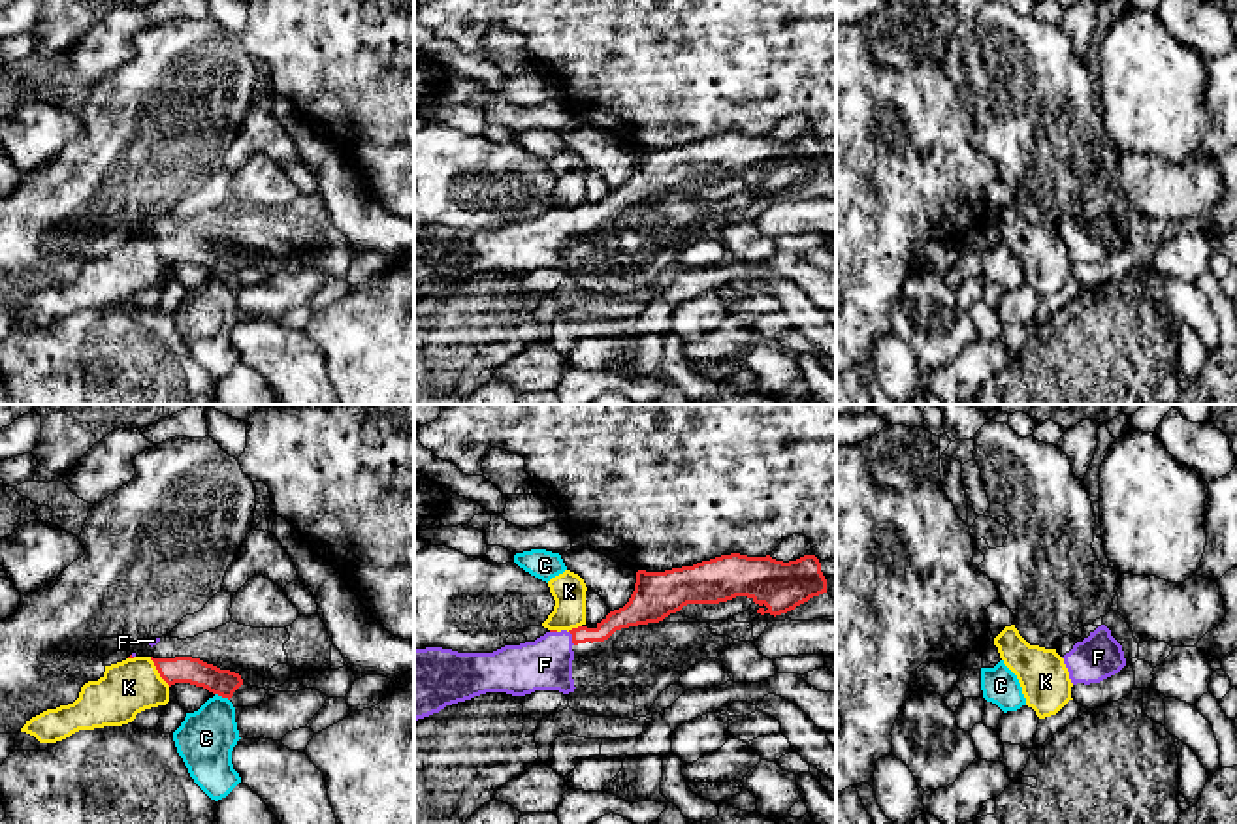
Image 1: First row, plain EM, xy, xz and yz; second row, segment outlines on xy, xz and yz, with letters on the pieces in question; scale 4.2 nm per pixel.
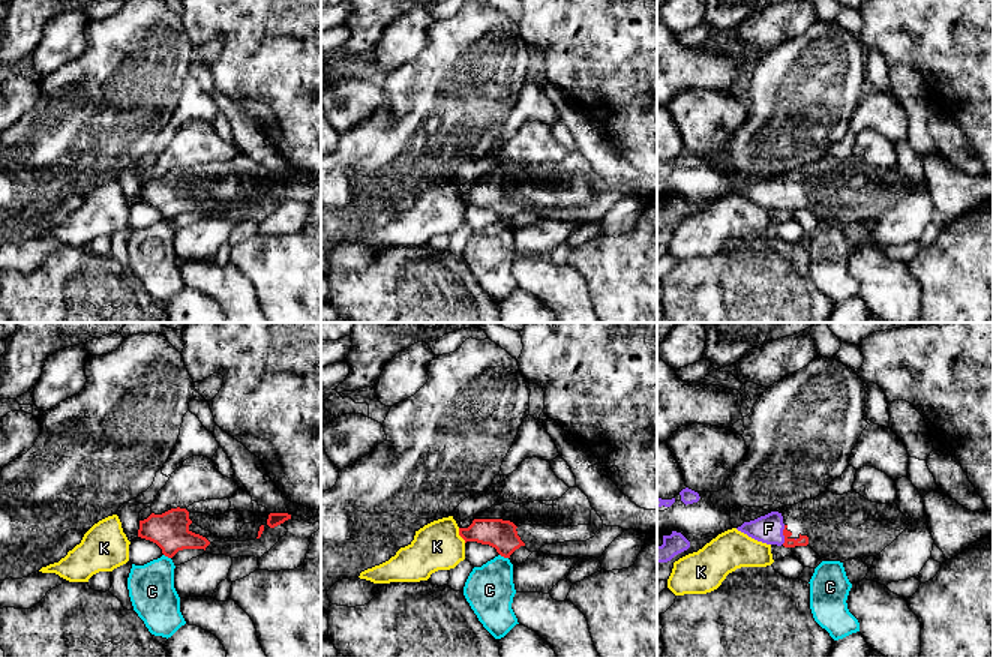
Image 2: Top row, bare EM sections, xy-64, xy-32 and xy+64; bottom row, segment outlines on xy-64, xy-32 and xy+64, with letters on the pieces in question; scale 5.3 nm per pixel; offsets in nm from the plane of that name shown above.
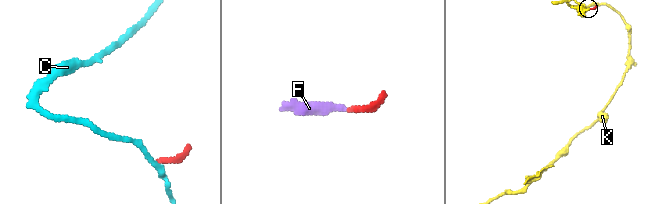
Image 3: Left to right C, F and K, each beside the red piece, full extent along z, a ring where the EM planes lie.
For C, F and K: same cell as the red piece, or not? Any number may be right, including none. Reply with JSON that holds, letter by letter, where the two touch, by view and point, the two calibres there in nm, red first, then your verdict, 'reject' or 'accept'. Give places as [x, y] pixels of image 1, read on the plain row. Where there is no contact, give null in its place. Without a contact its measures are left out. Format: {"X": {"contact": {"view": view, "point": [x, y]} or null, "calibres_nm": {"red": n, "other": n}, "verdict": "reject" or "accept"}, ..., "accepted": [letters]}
{"C": {"contact": {"view": "xy", "point": [223, 275]}, "calibres_nm": {"red": 110, "other": 240}, "verdict": "reject"}, "F": {"contact": {"view": "xz", "point": [573, 217]}, "calibres_nm": {"red": 90, "other": 220}, "verdict": "accept"}, "K": {"contact": {"view": "xy", "point": [159, 251]}, "calibres_nm": {"red": 110, "other": 240}, "verdict": "reject"}, "accepted": ["F"]}

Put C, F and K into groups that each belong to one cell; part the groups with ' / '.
C / F / K

